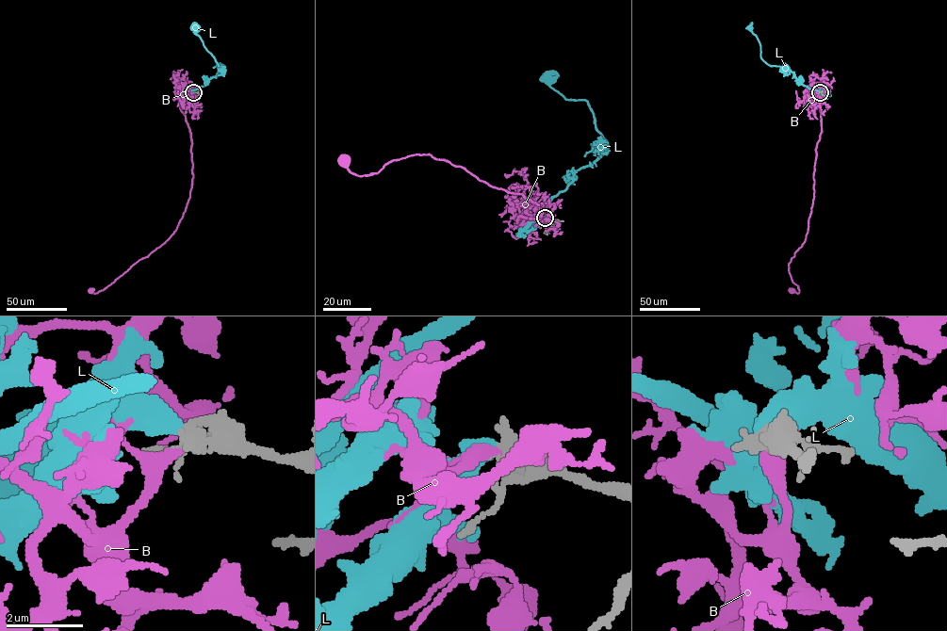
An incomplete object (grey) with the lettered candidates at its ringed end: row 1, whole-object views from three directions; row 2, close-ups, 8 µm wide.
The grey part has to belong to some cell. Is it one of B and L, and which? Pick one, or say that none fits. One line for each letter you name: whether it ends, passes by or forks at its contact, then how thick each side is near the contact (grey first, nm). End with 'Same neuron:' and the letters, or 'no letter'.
B: it passes by | 360/260 nm
Same neuron: B

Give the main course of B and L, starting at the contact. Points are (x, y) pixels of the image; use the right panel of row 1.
B: (820, 92), (824, 95), (814, 198), (805, 242), (788, 264), (791, 281), (799, 291), (791, 290)
L: (820, 91), (826, 96), (804, 86), (785, 66), (766, 63), (760, 56), (759, 41), (750, 27)

